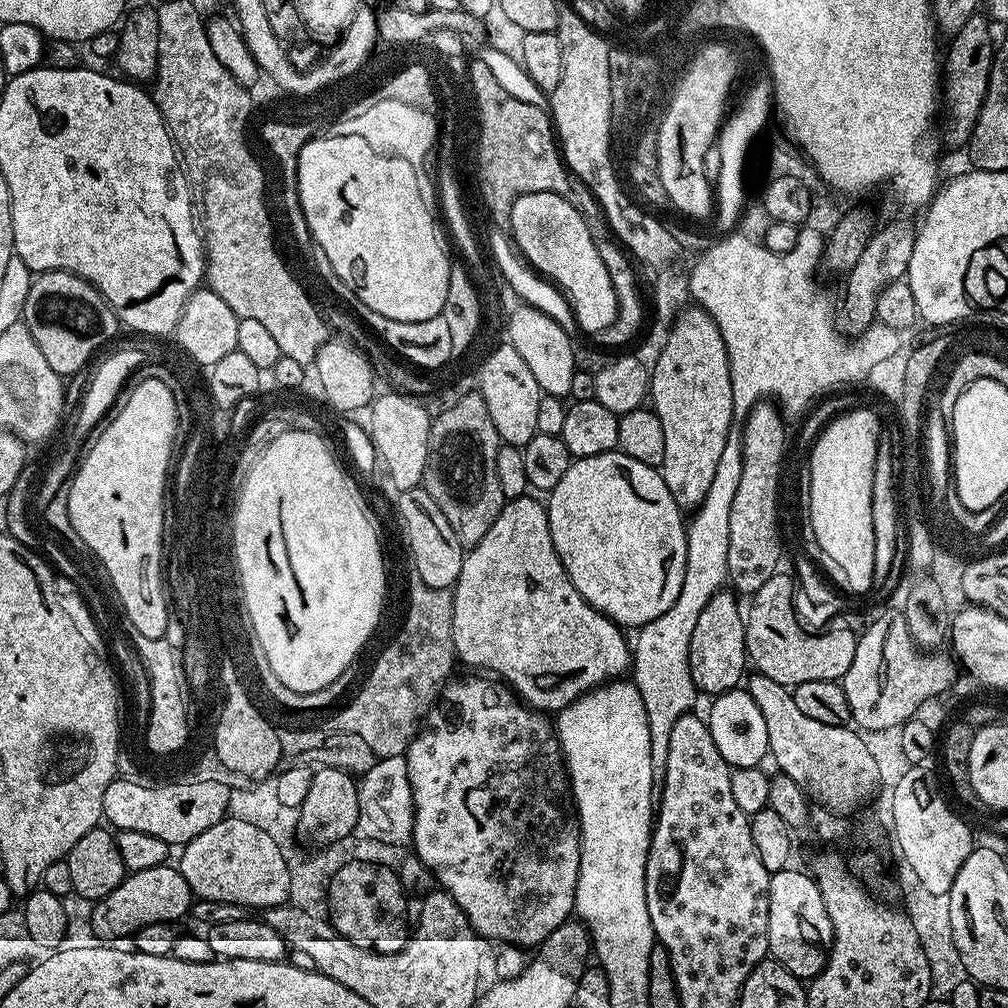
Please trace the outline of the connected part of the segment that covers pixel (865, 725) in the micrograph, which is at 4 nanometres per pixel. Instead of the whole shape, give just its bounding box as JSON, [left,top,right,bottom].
[842,615,958,732]

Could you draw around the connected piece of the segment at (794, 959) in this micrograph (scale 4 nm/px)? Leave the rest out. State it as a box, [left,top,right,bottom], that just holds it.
[768,868,832,982]

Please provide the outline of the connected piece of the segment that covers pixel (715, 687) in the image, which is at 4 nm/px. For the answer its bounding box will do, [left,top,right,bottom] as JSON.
[690,590,746,698]

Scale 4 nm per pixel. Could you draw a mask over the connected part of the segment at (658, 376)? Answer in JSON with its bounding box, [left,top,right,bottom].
[650,306,734,510]

